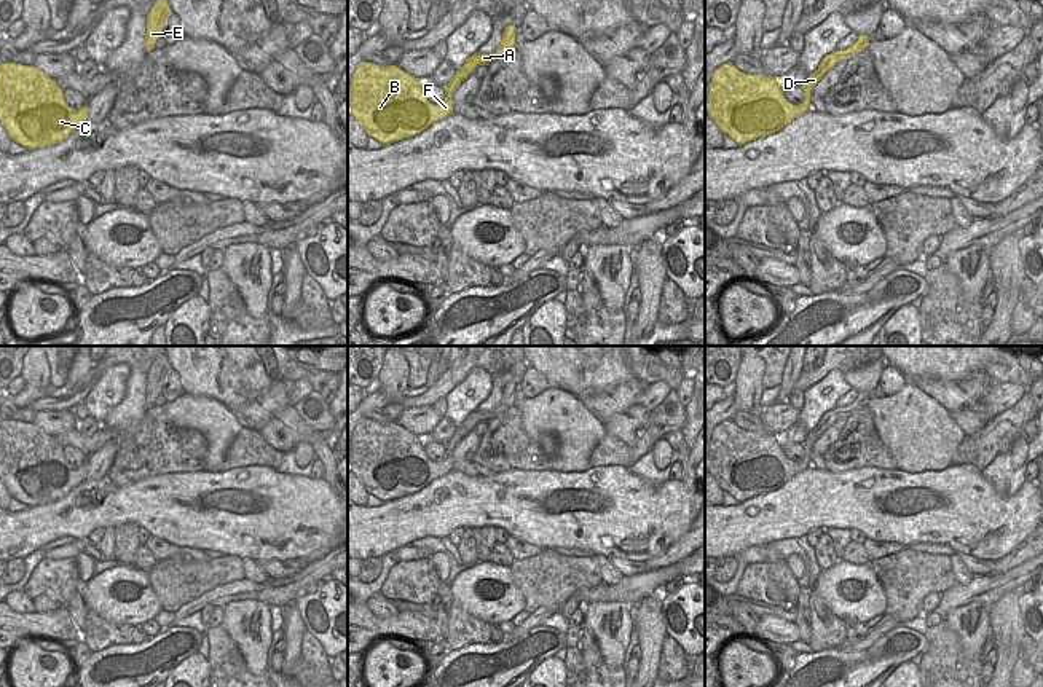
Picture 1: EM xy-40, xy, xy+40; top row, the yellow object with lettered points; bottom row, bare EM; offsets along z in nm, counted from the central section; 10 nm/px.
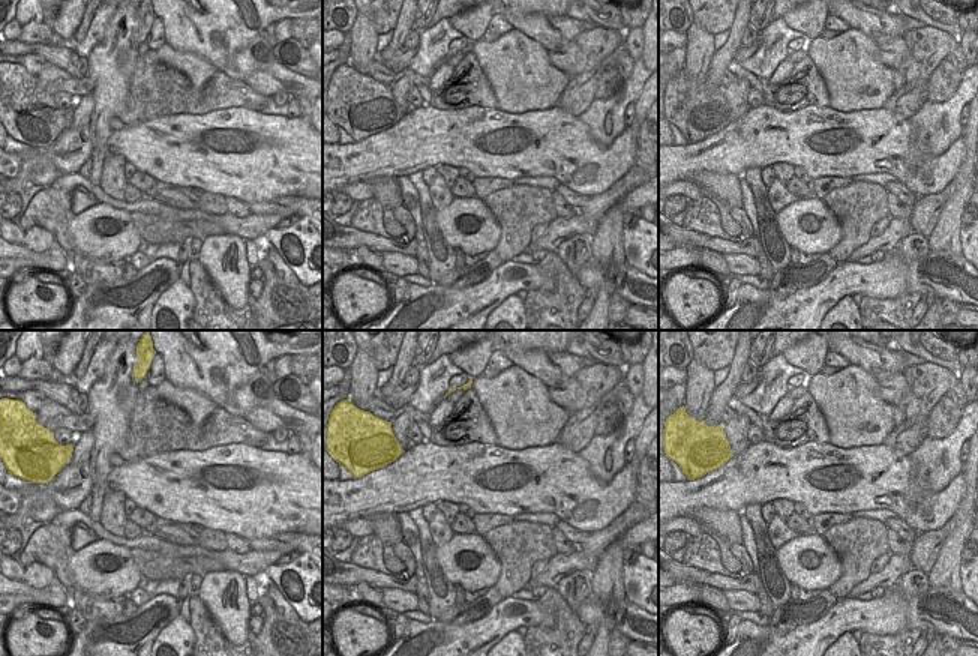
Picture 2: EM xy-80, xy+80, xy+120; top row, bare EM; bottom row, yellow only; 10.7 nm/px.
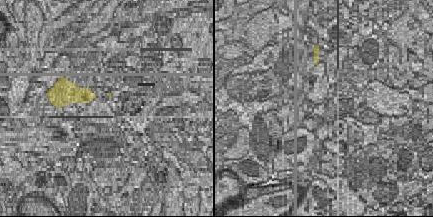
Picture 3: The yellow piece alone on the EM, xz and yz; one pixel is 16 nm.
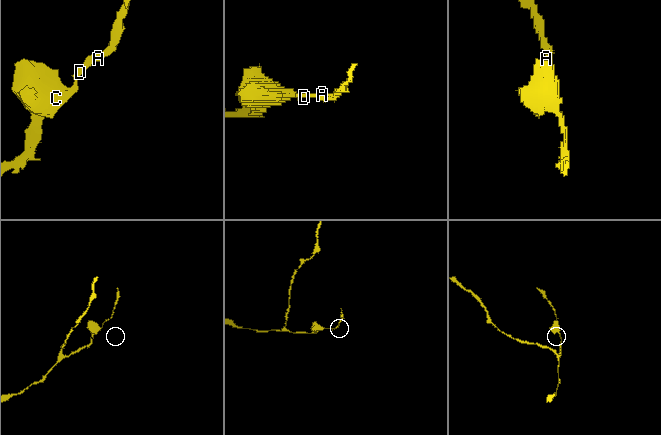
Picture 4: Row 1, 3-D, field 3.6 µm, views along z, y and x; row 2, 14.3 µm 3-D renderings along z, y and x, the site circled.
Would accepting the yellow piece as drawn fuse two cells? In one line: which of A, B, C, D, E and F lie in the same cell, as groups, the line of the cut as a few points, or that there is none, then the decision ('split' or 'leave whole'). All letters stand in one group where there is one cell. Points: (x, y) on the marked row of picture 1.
A B C D E F | no cut | leave whole

